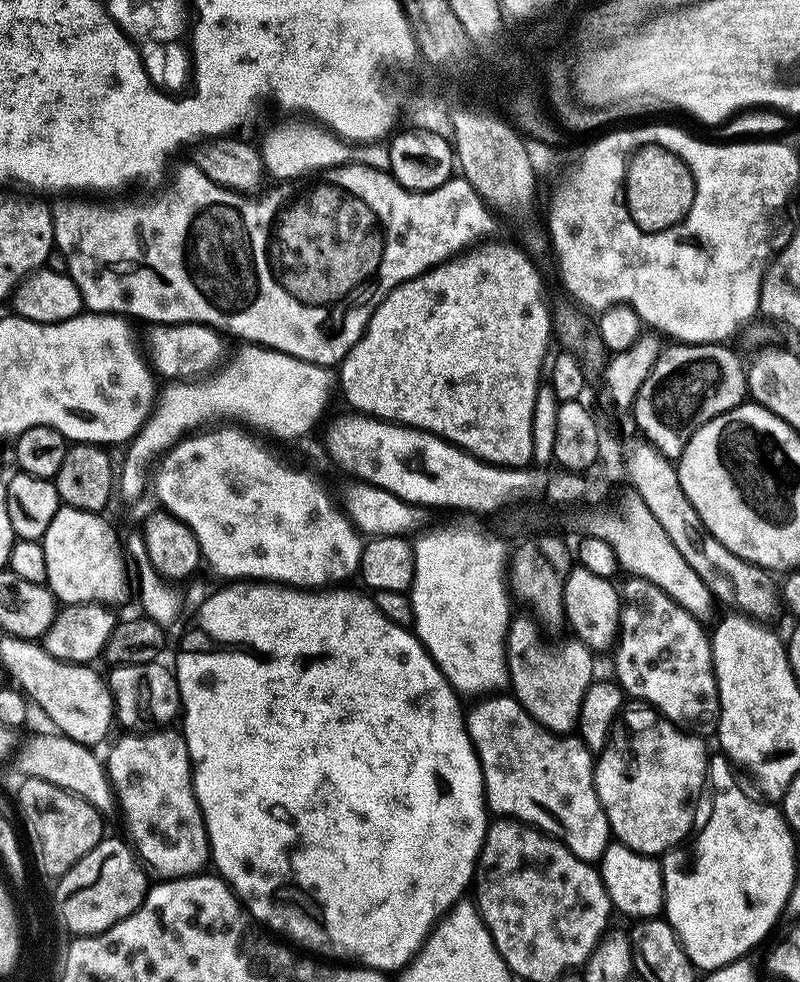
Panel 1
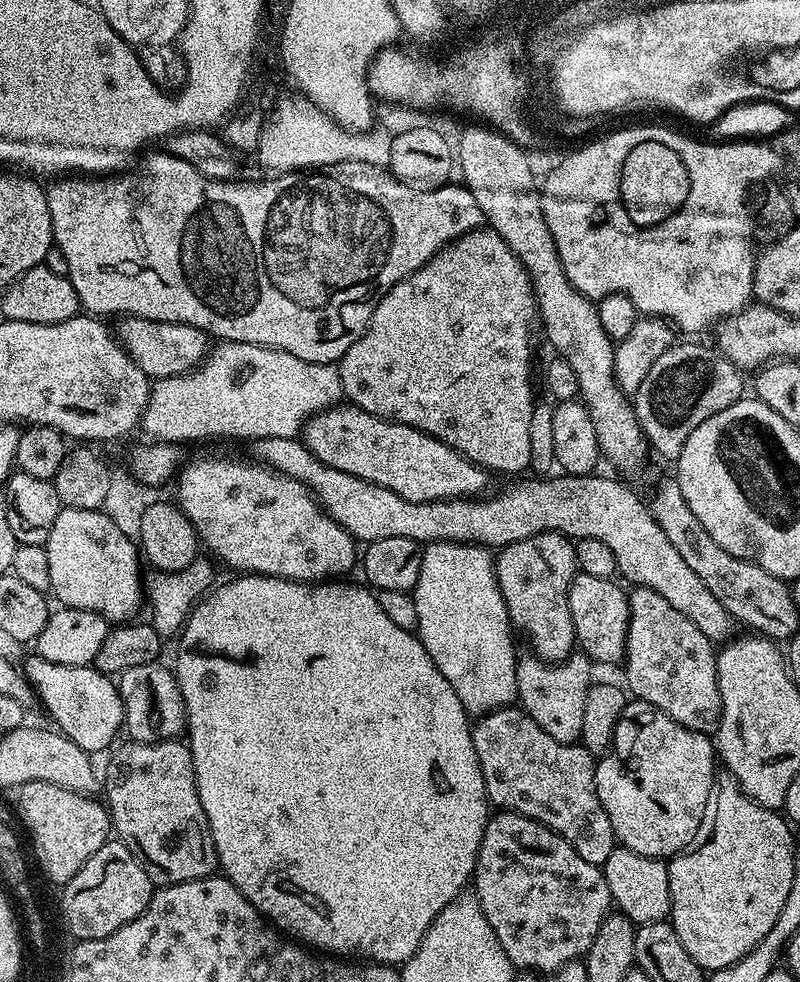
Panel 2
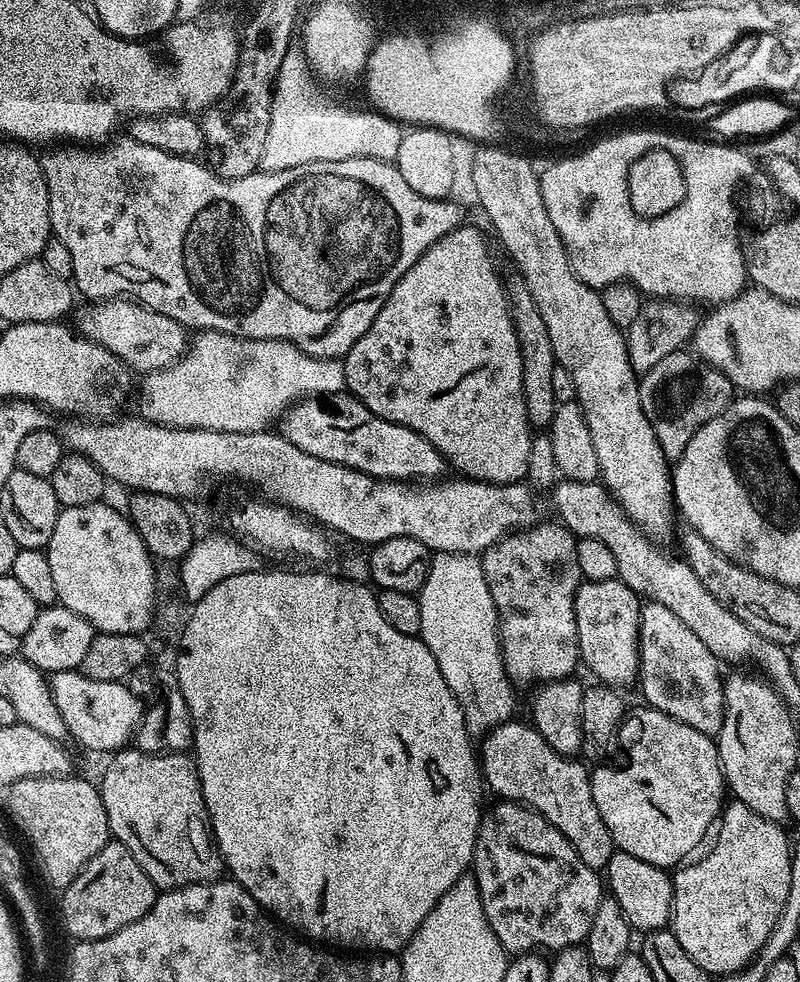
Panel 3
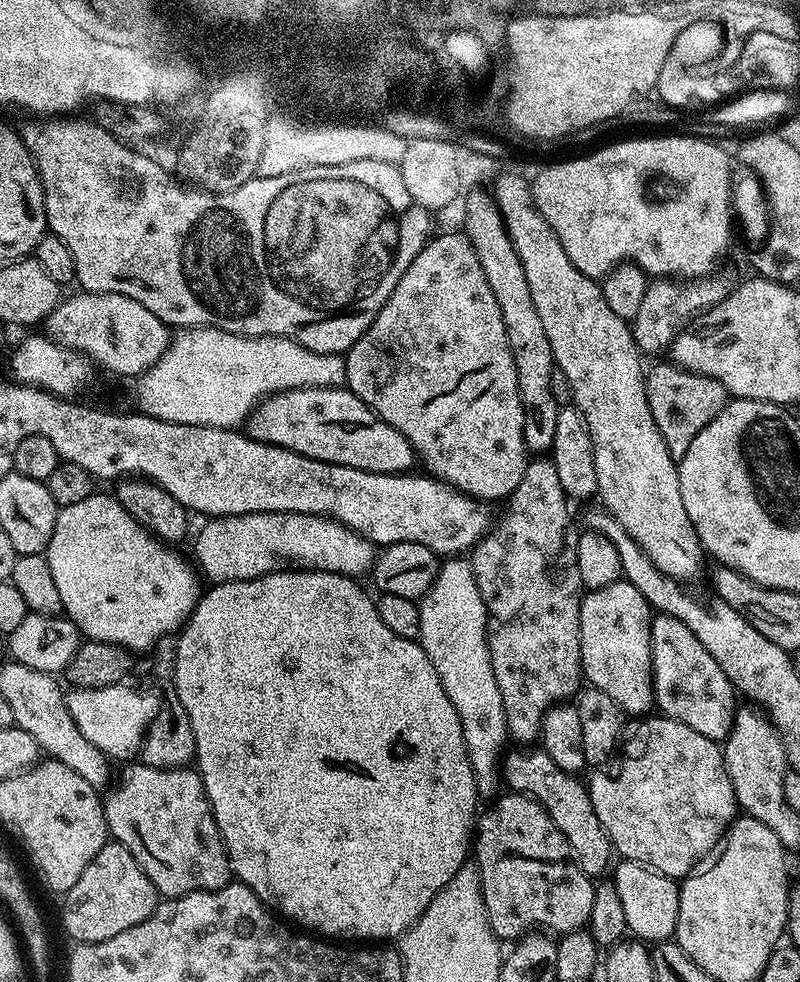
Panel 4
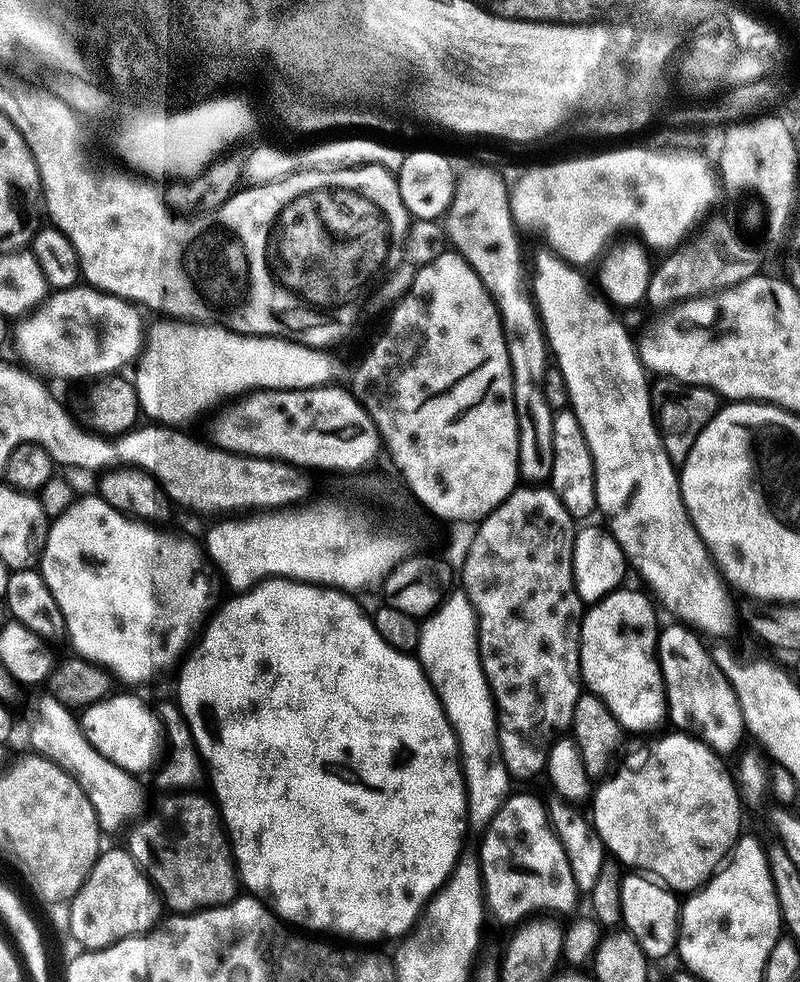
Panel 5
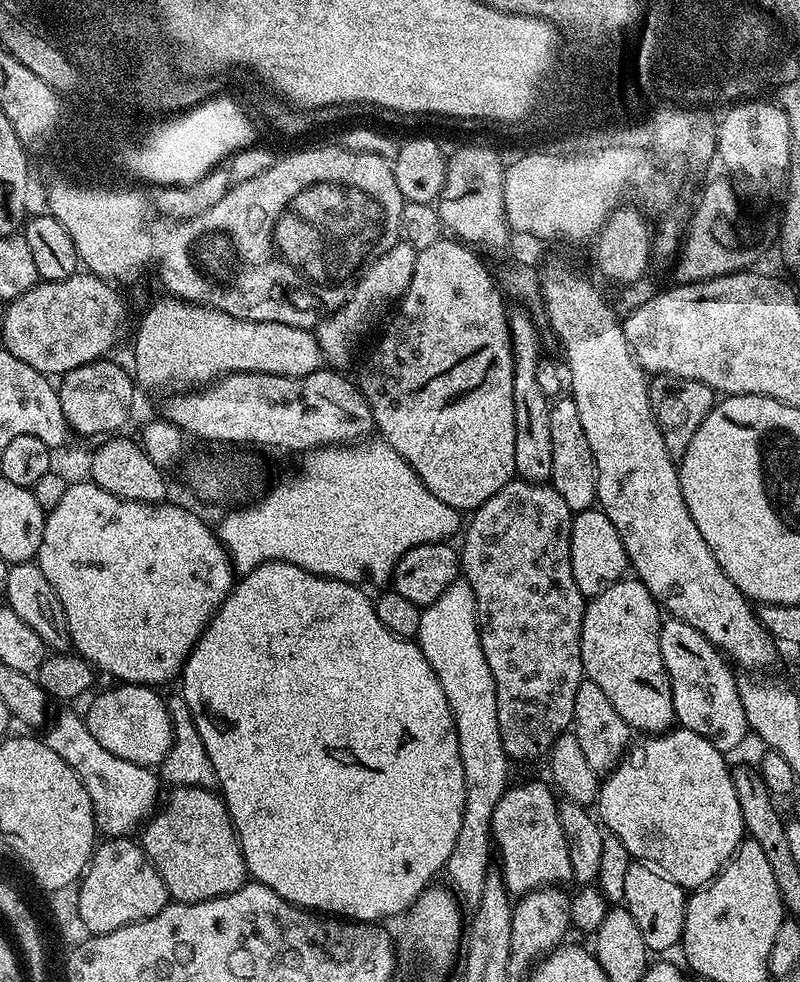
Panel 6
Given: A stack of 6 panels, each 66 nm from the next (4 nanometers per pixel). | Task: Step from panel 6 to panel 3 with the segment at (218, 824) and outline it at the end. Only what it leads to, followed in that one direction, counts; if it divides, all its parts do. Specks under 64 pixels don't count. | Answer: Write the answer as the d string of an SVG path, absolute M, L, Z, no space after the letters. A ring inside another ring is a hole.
M128 746L123 750L117 751L111 757L112 760L104 768L104 777L98 780L100 797L106 806L106 818L108 819L109 833L119 843L125 844L130 850L130 854L134 854L134 858L138 862L138 866L142 866L142 870L160 890L171 890L173 888L185 888L187 884L207 884L219 877L222 872L222 857L219 848L216 847L216 838L212 835L212 826L208 818L206 810L206 802L202 794L202 786L200 785L200 776L196 773L196 761L191 755L185 754L183 751L161 751L158 755L155 751L140 751L136 746Z

